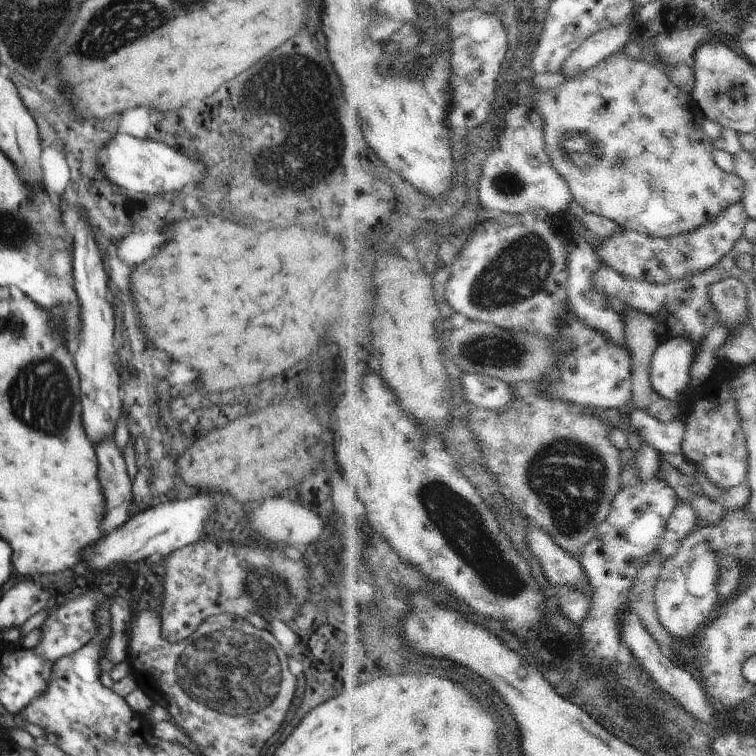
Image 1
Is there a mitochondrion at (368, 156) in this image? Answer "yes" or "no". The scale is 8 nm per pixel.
no

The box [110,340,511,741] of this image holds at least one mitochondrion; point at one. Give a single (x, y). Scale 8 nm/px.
(228, 669)

